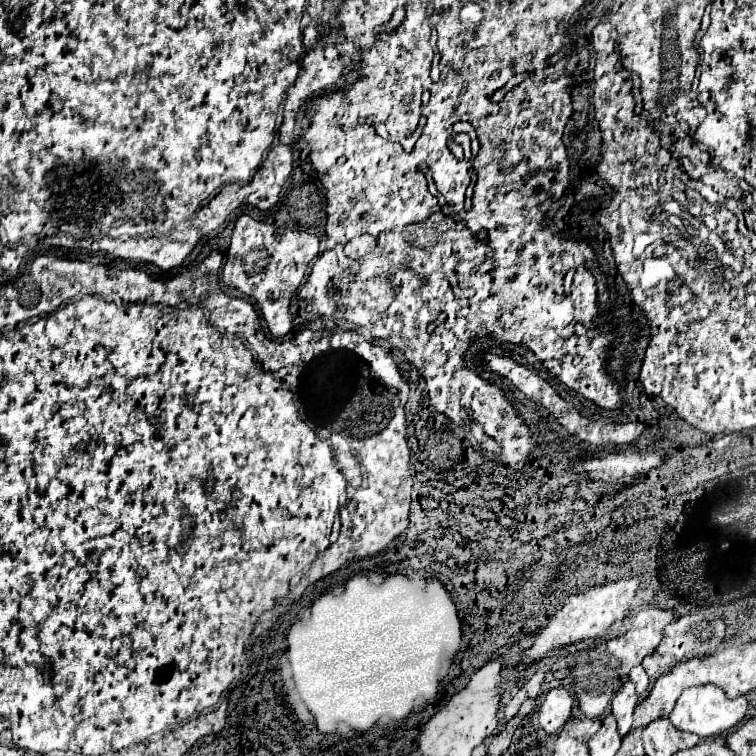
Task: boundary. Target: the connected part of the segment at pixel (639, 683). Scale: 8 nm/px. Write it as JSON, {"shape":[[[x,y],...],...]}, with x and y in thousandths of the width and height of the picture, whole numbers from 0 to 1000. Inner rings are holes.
{"shape":[[[844,880],[844,882],[839,882],[839,885],[833,888],[833,901],[841,906],[841,917],[844,917],[844,919],[849,919],[849,917],[854,914],[854,909],[857,909],[857,893],[854,893],[854,888],[849,885],[849,880]]]}

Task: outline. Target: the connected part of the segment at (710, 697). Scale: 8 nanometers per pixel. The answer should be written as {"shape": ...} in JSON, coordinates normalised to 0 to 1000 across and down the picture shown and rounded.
{"shape":[[[931,906],[931,909],[907,911],[899,919],[899,925],[894,927],[894,935],[884,951],[897,967],[913,967],[913,970],[921,970],[926,975],[952,975],[952,972],[960,972],[966,964],[979,959],[979,954],[987,946],[987,933],[989,930],[984,922],[963,925],[960,917],[952,914],[950,909]]]}

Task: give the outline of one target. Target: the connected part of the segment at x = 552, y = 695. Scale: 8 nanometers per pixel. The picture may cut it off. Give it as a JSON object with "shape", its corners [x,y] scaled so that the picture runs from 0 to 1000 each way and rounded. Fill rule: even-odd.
{"shape":[[[735,909],[730,914],[725,914],[720,930],[714,933],[714,959],[722,970],[733,972],[741,967],[741,962],[751,954],[754,940],[757,940],[757,922],[749,911]]]}

